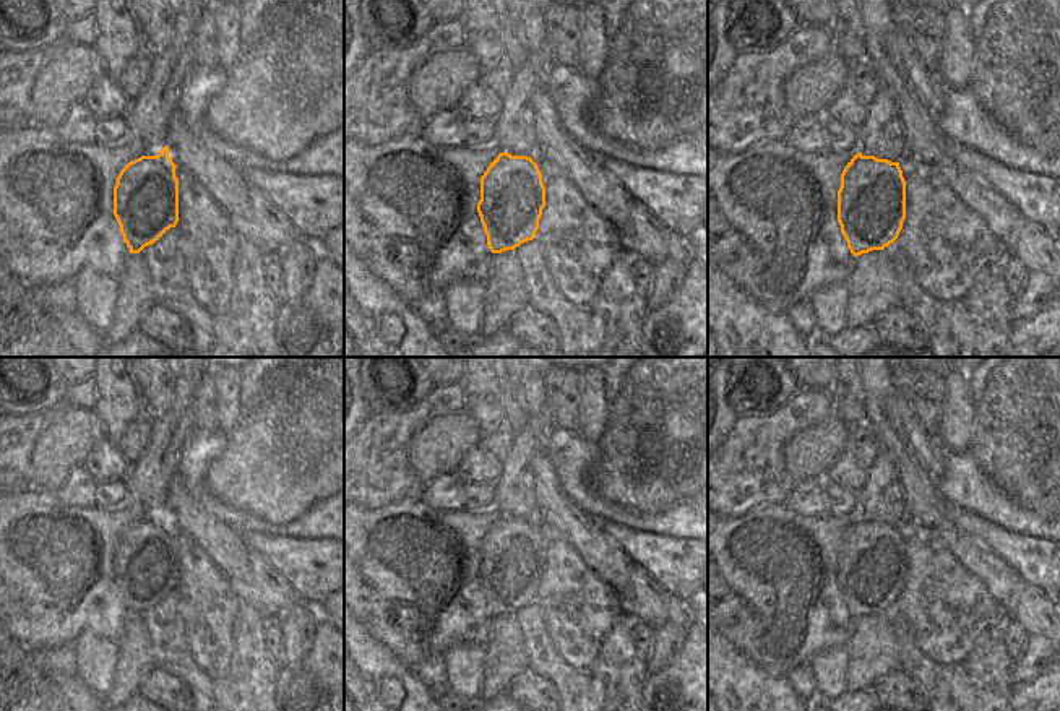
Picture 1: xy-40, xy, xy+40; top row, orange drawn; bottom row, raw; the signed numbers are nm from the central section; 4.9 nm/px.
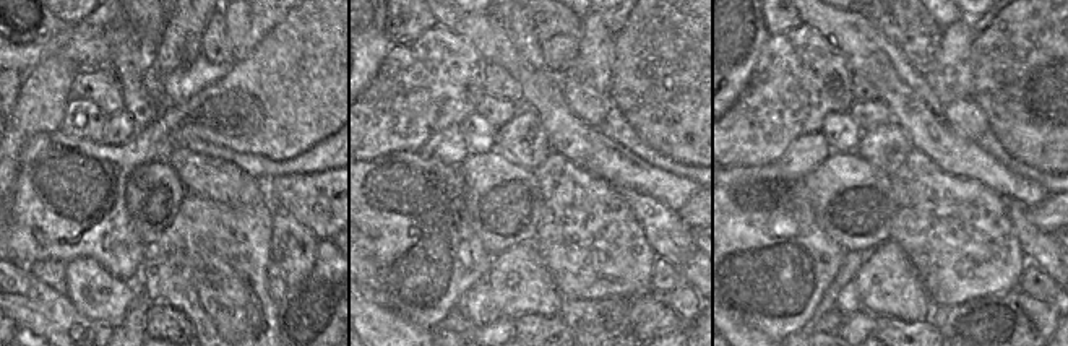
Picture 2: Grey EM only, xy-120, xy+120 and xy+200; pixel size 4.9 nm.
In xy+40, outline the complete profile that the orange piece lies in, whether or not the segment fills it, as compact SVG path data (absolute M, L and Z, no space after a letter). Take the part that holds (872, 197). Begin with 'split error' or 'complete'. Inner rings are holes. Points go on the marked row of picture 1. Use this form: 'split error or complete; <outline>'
complete; M855 154L841 174L838 222L854 256L893 243L906 219L899 162Z

